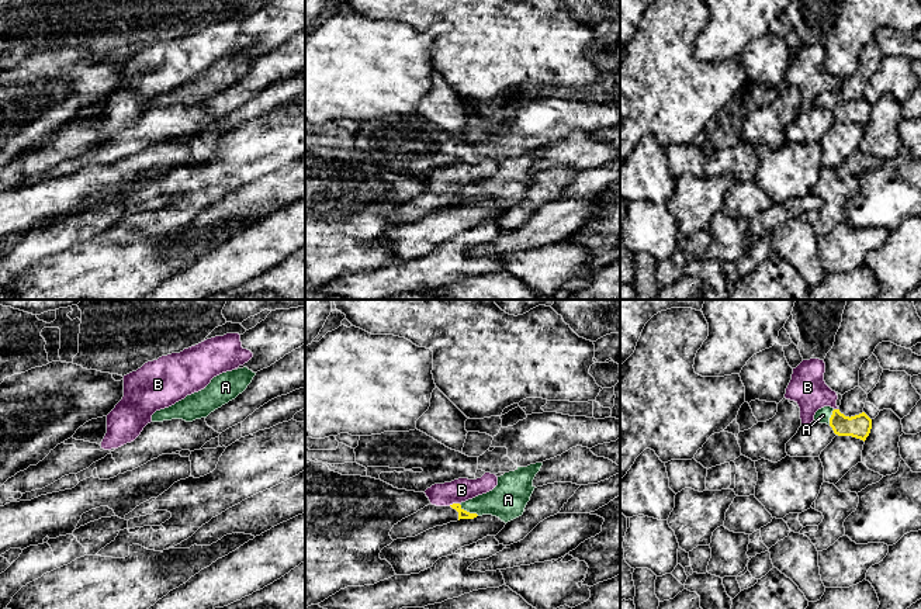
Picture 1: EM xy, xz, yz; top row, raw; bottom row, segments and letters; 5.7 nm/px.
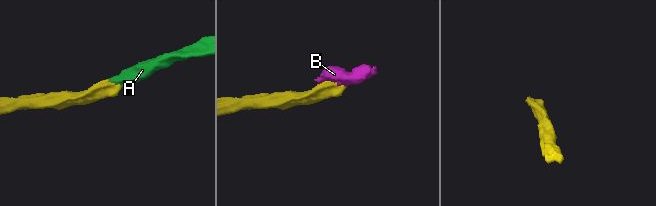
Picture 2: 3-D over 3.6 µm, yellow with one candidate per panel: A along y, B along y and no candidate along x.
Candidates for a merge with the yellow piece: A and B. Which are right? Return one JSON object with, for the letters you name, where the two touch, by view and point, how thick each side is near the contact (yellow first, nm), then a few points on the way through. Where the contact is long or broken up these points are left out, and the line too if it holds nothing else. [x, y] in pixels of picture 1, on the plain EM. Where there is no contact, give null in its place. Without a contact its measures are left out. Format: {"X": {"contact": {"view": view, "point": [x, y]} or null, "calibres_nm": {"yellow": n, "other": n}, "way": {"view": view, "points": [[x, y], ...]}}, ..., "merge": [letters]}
{"A": {"contact": {"view": "xz", "point": [468, 197]}, "calibres_nm": {"yellow": 50, "other": 220}, "way": {"view": "xz", "points": [[463, 199], [468, 197], [484, 189], [508, 184]]}}, "merge": ["A"]}

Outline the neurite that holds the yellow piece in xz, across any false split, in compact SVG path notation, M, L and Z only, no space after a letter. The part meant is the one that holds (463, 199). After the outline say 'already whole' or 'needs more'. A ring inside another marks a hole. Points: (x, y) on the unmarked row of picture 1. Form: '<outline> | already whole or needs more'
M536 148L505 158L498 162L498 170L492 176L450 191L458 197L458 205L492 200L508 208L523 200L541 150L543 148Z | needs more

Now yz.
M831 91L818 94L814 105L830 110L838 121L852 121L863 127L872 114L872 104L865 97L849 103Z | needs more

